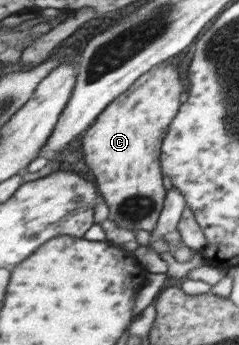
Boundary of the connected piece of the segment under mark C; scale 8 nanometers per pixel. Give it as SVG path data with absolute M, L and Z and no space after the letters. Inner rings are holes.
M170 62L157 64L135 80L135 83L126 92L108 104L84 134L82 142L86 164L90 172L94 174L96 184L110 210L109 220L116 222L120 228L134 232L145 230L151 233L158 224L167 192L162 183L164 176L159 159L162 138L165 137L172 119L177 115L182 92L178 68L172 66Z

